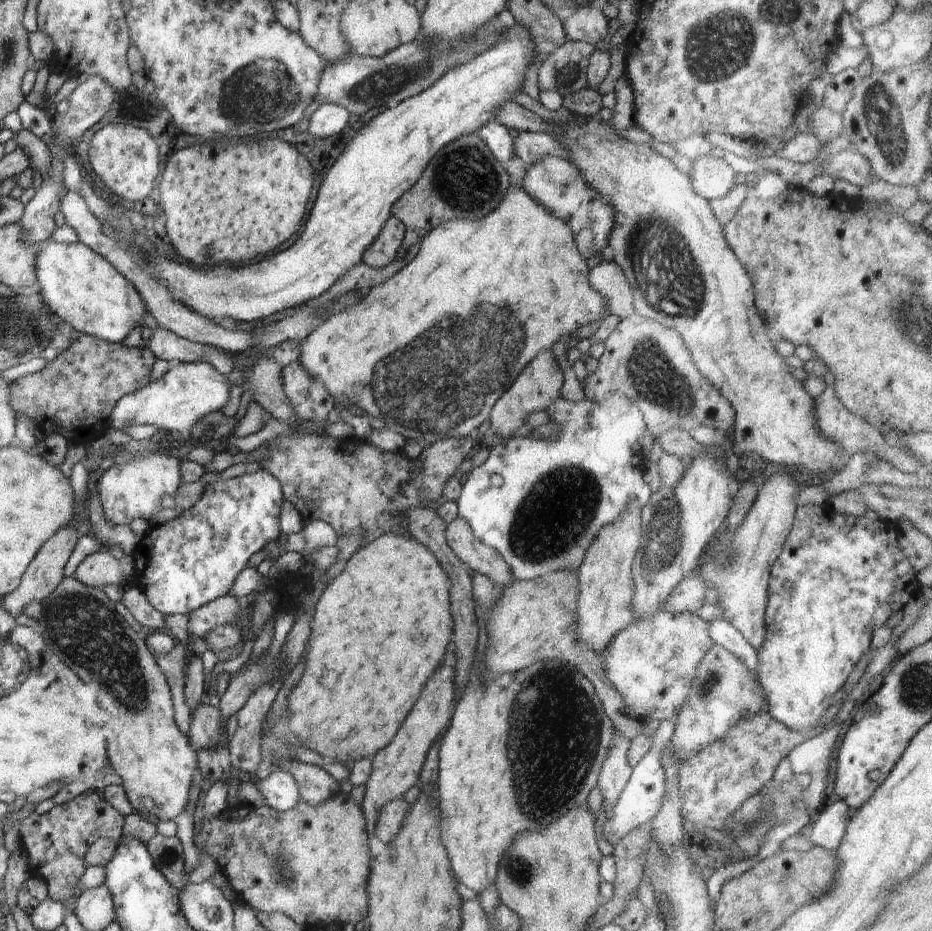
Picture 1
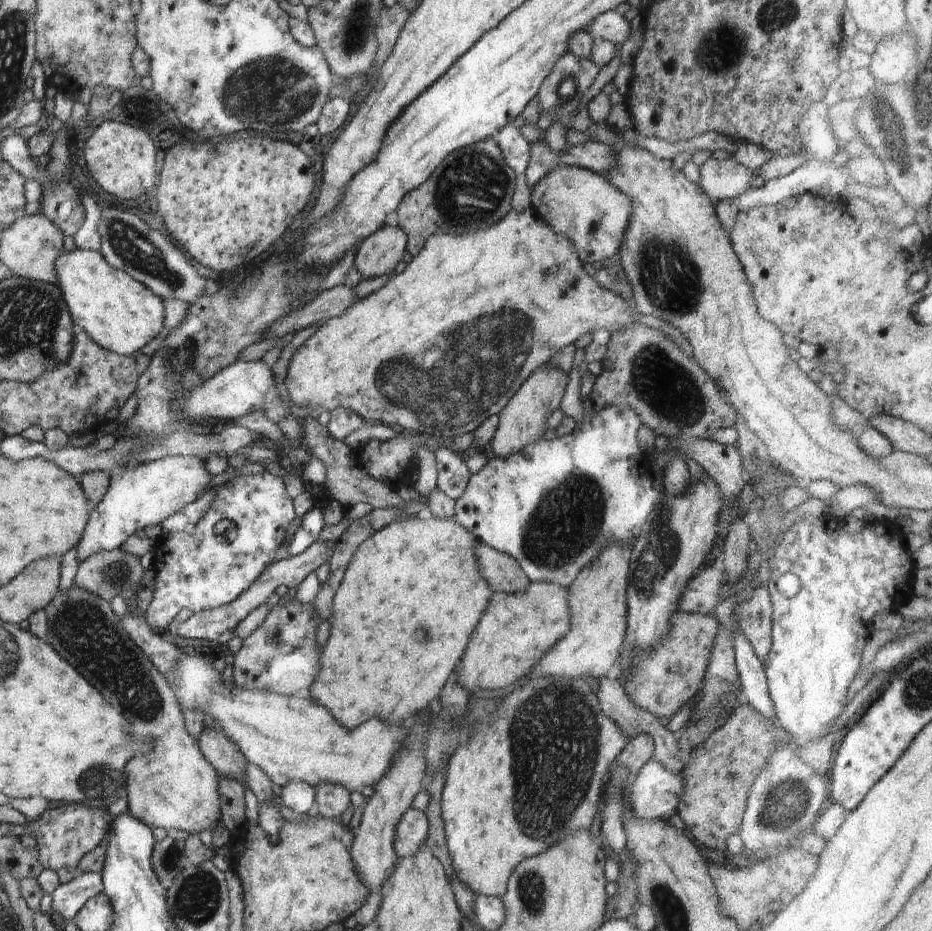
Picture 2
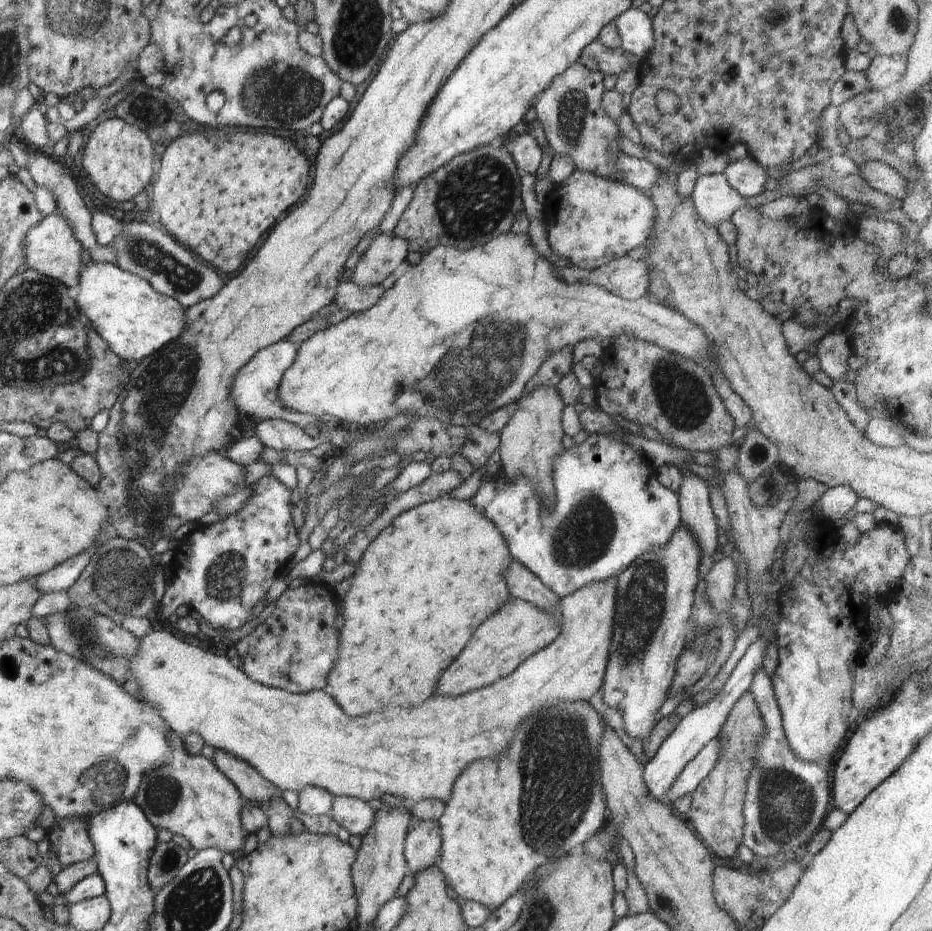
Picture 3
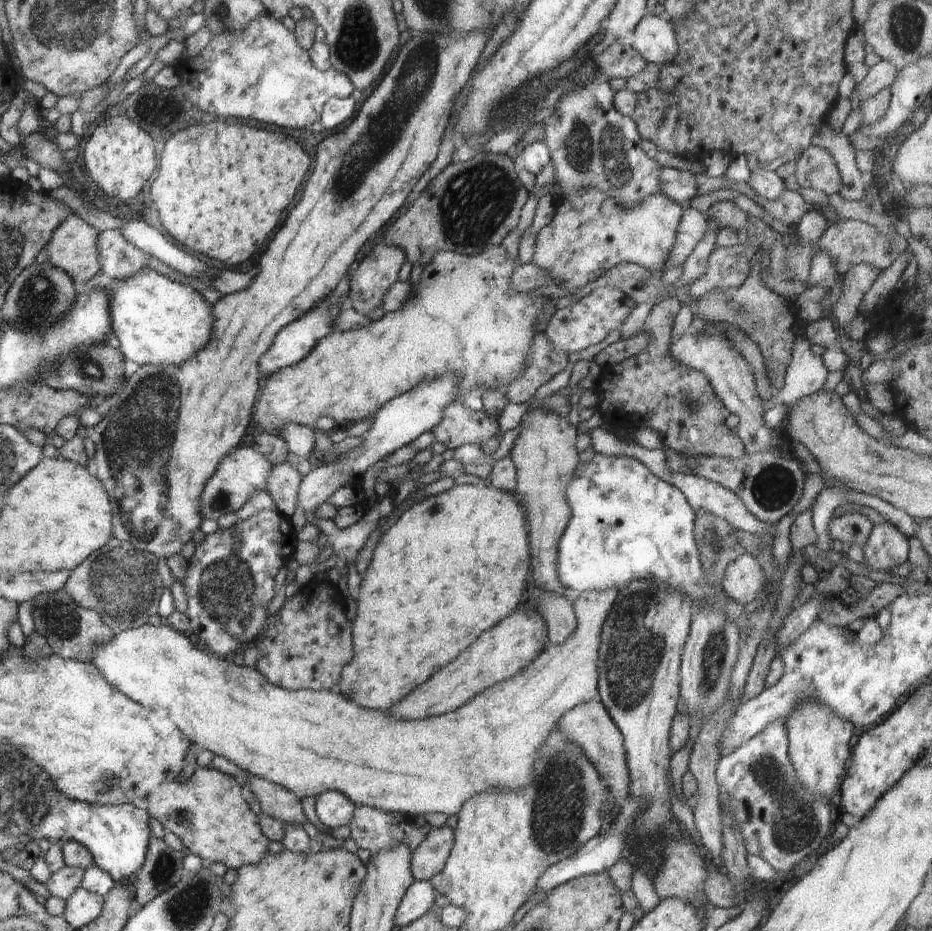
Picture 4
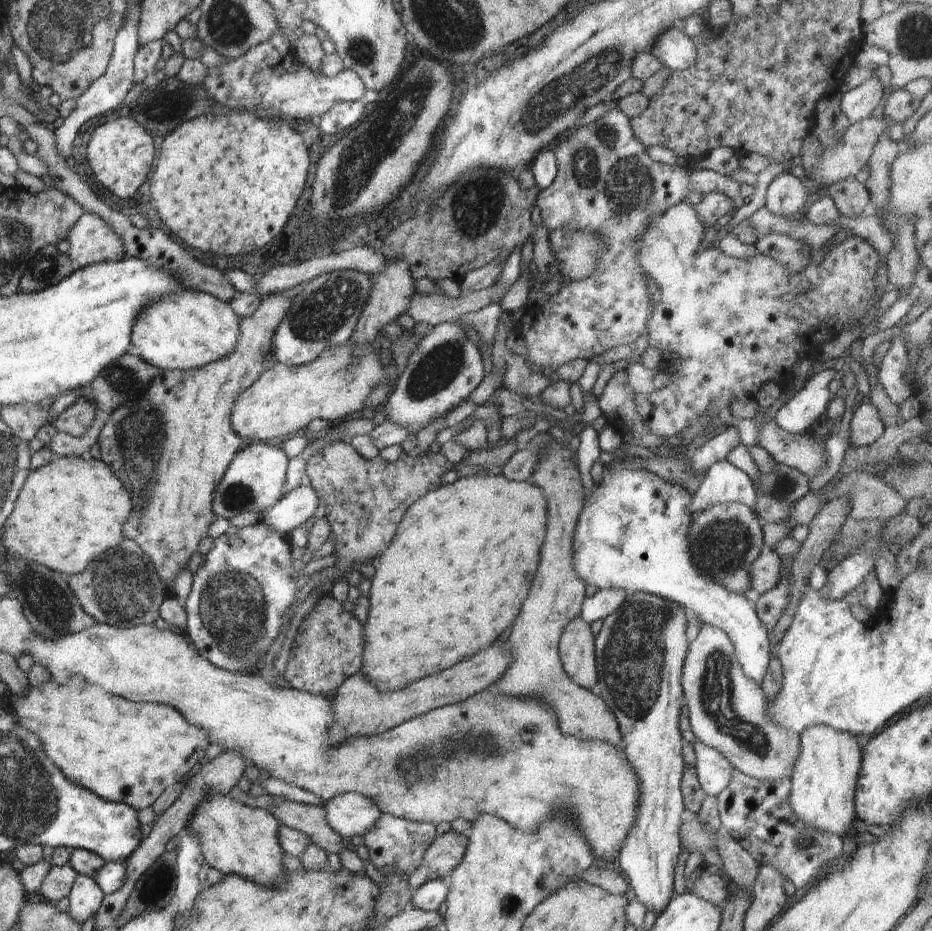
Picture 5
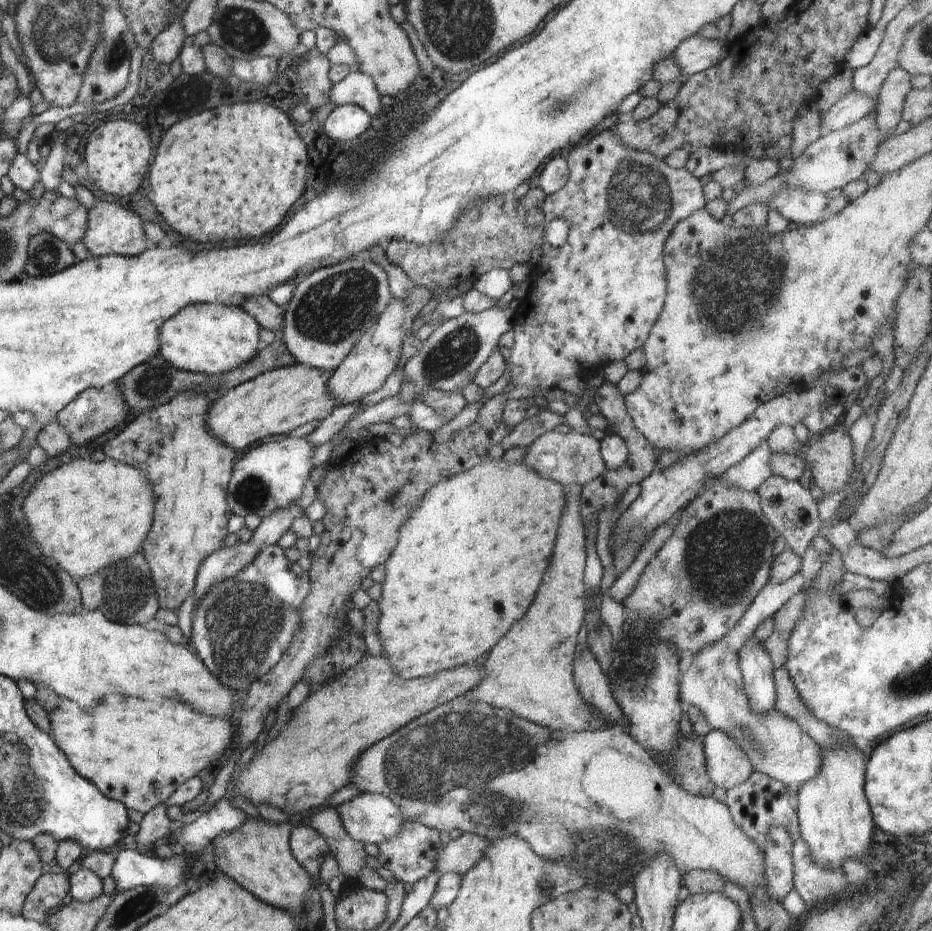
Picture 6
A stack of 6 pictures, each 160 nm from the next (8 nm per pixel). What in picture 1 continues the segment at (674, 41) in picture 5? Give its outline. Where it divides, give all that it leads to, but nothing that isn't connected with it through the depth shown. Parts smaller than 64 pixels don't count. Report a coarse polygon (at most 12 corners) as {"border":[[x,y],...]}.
{"border":[[577,9],[563,22],[570,41],[595,48],[608,36],[607,16]]}

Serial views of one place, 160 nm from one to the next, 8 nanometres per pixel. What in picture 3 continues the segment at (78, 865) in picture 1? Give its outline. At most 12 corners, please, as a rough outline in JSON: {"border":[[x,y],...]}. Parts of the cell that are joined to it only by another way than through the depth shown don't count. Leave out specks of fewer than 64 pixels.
{"border":[[87,817],[55,820],[47,855],[62,867],[96,854]]}

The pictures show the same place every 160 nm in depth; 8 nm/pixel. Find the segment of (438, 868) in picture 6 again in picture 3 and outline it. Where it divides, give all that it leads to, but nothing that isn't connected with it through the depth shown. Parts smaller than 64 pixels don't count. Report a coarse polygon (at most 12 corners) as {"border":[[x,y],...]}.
{"border":[[421,820],[404,841],[408,871],[438,861],[438,821]]}

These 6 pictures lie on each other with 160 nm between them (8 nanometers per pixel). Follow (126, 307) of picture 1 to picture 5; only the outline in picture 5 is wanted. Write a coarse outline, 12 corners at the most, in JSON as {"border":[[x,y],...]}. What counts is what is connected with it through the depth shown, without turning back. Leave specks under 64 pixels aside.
{"border":[[180,289],[142,307],[132,348],[161,371],[230,354],[229,301]]}

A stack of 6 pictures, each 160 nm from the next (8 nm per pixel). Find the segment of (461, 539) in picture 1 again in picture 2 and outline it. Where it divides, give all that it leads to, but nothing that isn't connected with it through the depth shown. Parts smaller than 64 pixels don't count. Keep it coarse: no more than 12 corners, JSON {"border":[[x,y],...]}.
{"border":[[479,541],[474,554],[495,592],[524,592],[531,583],[512,556]]}

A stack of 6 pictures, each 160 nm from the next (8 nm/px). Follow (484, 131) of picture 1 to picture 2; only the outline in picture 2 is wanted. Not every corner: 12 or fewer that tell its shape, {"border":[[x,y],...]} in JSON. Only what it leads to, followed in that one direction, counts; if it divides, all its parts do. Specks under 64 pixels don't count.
{"border":[[514,122],[495,137],[506,164],[520,178],[531,143]]}

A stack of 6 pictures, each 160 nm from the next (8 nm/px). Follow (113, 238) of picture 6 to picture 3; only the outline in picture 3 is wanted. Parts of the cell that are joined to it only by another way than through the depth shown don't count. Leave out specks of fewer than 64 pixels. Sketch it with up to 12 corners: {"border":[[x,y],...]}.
{"border":[[45,216],[25,236],[25,263],[69,288],[82,246],[69,220]]}

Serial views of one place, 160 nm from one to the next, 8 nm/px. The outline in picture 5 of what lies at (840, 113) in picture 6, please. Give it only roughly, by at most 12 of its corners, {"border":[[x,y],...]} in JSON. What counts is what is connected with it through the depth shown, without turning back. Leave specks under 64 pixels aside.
{"border":[[876,76],[841,97],[843,118],[870,117],[886,97]]}

